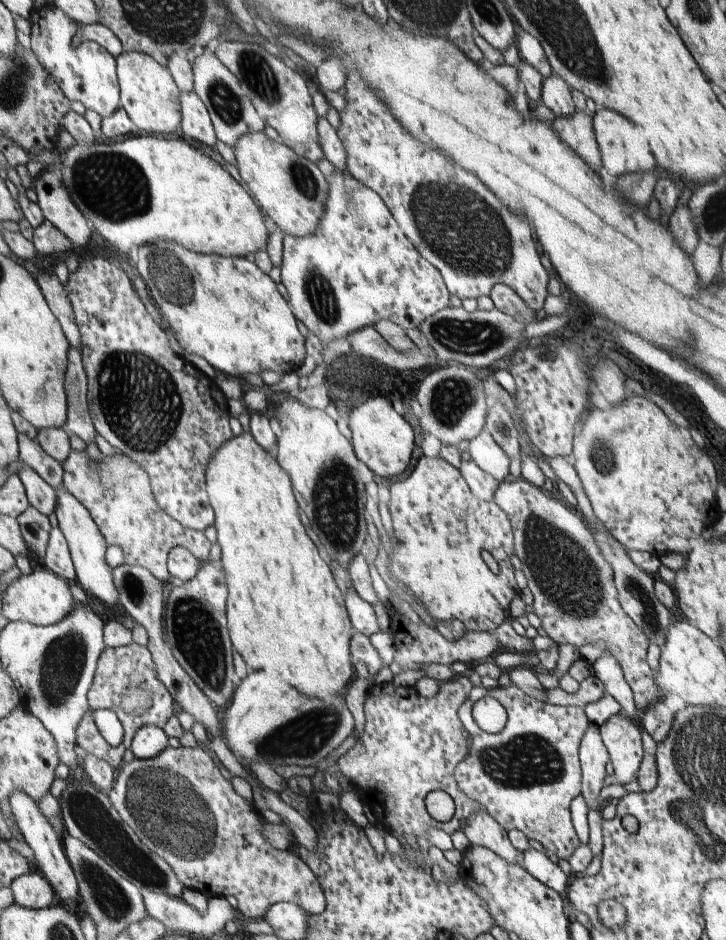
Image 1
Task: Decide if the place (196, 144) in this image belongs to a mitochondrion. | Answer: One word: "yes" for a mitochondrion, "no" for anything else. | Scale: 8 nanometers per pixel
no

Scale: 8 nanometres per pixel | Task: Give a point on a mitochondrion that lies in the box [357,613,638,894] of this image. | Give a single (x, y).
(529, 760)

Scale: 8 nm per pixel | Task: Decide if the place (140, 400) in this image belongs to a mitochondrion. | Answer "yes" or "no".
yes

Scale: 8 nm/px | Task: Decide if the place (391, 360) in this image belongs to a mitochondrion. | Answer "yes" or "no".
no

